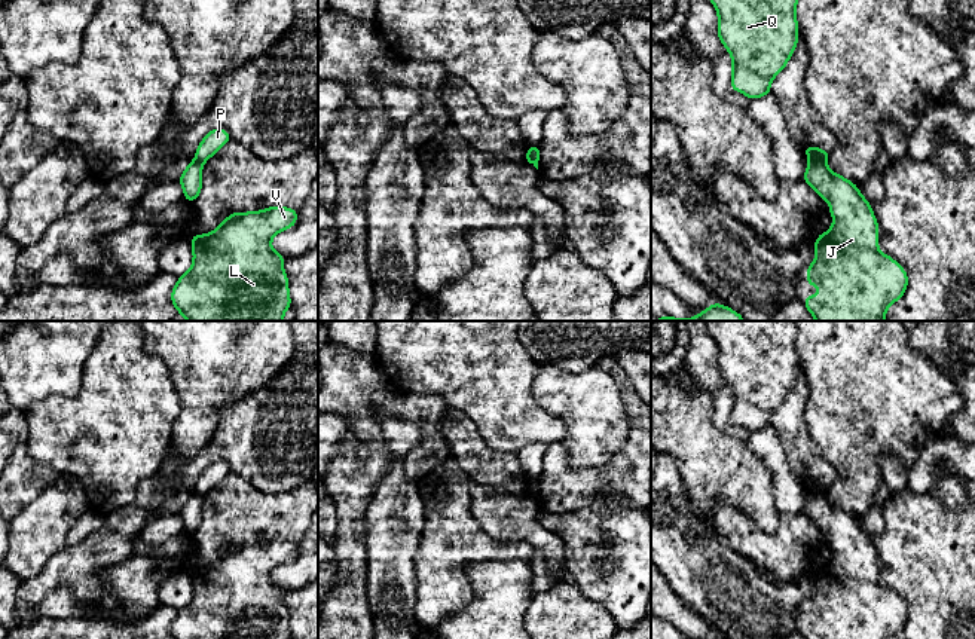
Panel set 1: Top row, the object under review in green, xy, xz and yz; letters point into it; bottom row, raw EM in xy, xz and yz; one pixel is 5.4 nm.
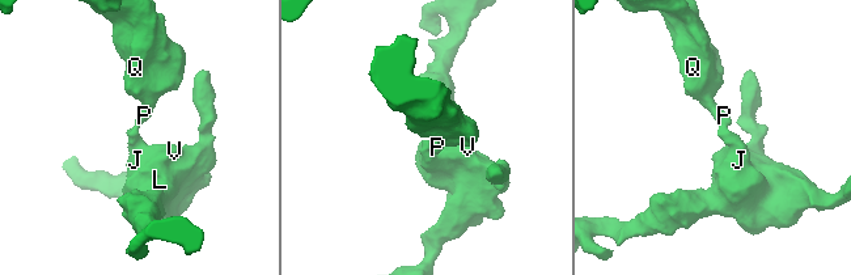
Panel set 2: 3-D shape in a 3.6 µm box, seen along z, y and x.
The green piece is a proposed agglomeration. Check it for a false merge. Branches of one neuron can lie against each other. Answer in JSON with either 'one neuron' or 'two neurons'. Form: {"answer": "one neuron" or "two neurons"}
{"answer": "two neurons"}

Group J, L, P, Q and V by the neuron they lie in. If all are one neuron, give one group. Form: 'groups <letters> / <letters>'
groups J L V / P Q

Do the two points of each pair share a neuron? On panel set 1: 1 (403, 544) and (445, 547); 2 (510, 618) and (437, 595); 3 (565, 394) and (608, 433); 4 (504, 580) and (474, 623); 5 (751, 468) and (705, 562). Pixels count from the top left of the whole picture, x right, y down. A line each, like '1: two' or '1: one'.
1: two
2: two
3: one
4: one
5: two

